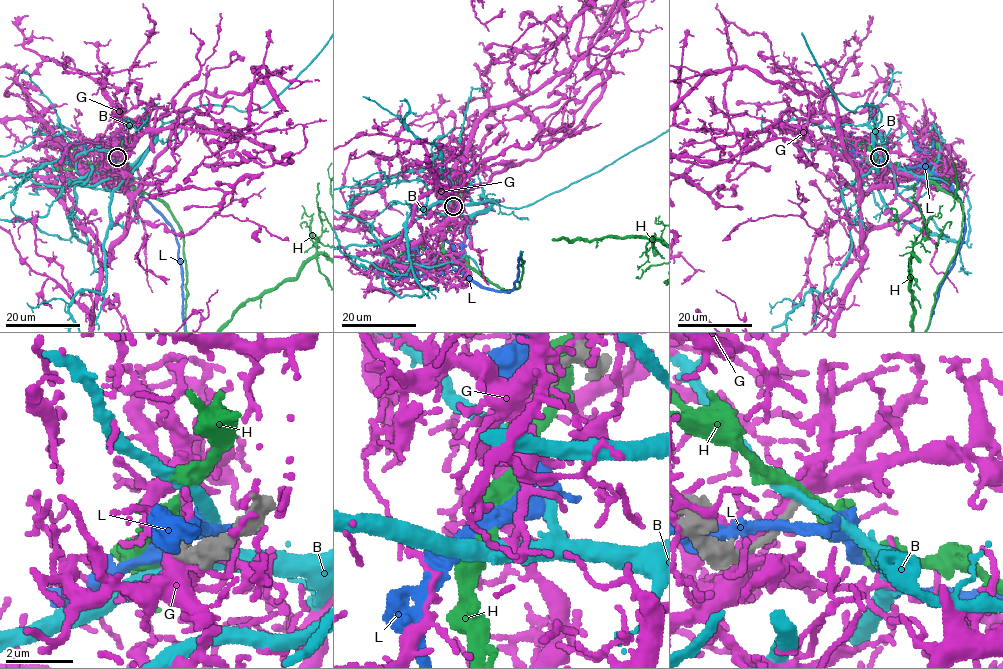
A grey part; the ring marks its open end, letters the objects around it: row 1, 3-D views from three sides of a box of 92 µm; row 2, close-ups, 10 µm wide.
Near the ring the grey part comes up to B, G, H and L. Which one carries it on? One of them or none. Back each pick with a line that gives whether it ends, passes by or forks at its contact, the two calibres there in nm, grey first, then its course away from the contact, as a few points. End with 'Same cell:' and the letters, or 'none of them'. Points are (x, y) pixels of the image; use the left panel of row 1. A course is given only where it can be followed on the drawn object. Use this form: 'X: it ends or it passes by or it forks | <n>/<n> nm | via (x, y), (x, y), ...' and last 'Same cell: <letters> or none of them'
Same cell: none of them

